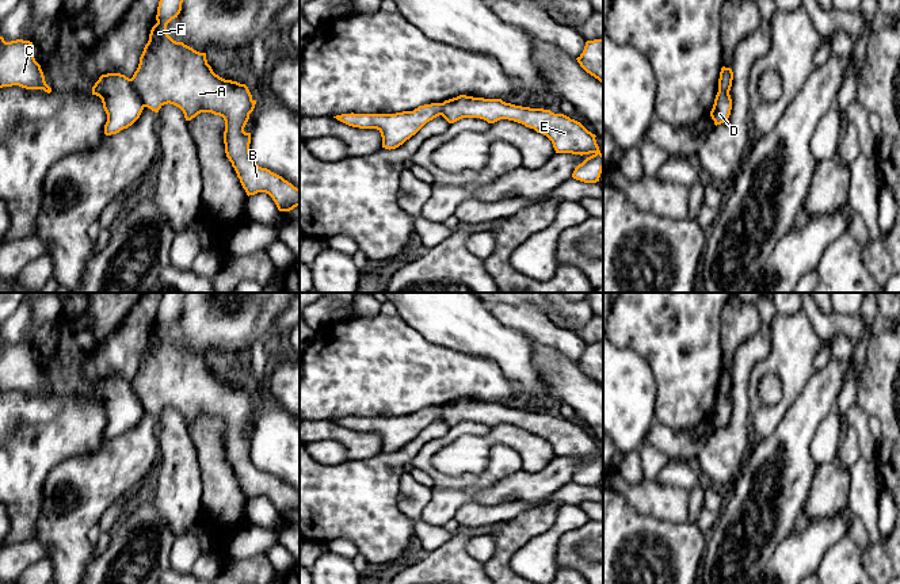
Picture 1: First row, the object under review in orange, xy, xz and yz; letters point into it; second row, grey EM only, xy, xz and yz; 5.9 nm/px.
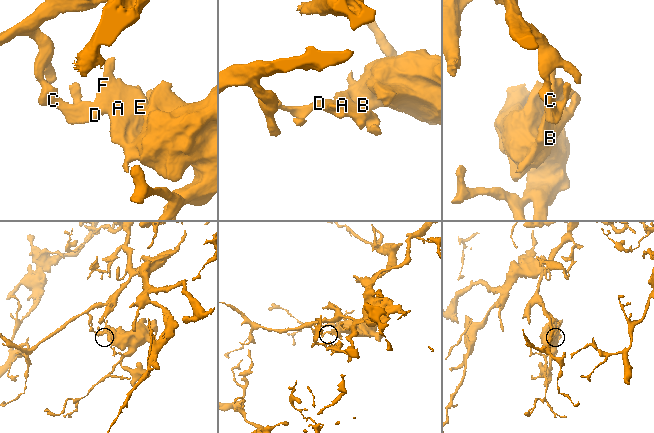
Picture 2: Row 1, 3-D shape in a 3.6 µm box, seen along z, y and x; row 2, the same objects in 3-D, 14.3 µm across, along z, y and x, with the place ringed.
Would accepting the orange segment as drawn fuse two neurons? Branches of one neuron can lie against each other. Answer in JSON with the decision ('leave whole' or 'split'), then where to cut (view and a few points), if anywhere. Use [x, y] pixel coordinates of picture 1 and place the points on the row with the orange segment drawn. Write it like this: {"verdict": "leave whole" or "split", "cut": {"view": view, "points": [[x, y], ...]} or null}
{"verdict": "split", "cut": {"view": "xy", "points": [[129, 79], [144, 106]]}}

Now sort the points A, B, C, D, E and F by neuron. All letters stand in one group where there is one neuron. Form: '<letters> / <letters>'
A B E F / C D

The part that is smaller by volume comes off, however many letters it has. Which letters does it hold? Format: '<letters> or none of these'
A, B, E, F

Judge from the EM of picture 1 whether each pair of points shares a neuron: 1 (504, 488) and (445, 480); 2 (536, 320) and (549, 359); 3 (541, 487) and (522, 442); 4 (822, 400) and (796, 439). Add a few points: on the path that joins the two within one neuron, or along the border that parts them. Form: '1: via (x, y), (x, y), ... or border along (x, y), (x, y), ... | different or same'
1: border along (518, 469), (488, 487), (460, 489) | different
2: border along (530, 338), (555, 347), (571, 361) | different
3: border along (556, 457), (538, 472), (521, 470) | different
4: via (812, 409), (796, 430) | same

